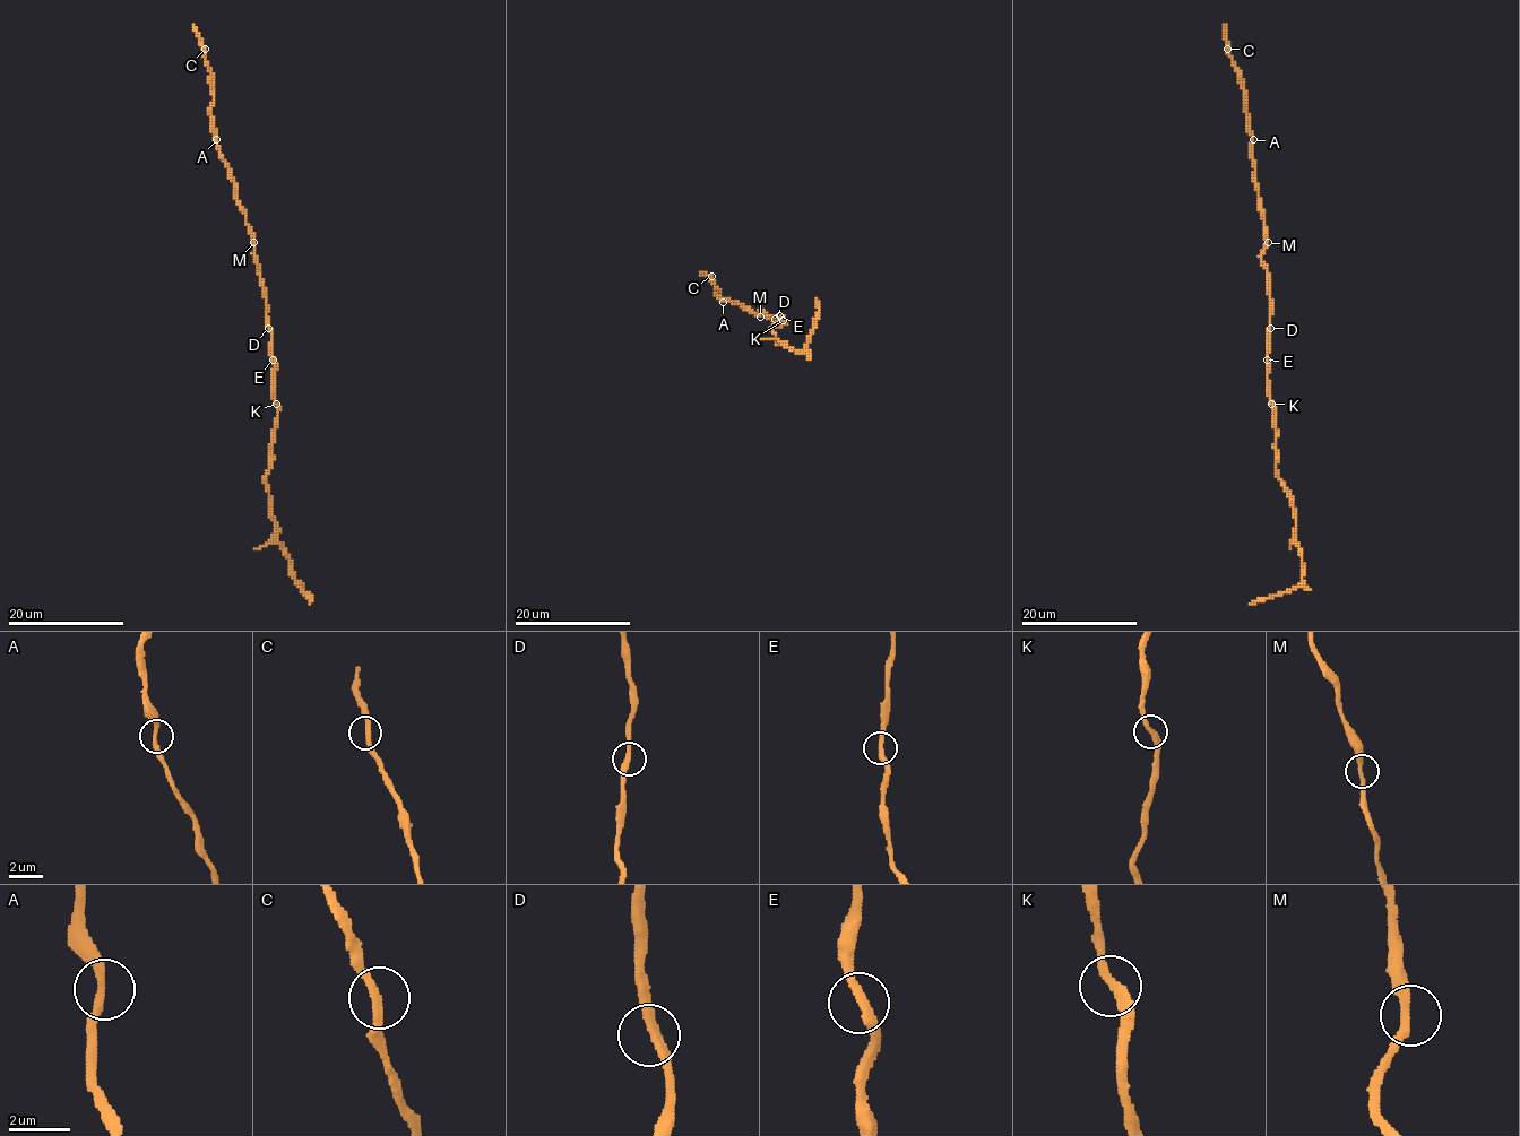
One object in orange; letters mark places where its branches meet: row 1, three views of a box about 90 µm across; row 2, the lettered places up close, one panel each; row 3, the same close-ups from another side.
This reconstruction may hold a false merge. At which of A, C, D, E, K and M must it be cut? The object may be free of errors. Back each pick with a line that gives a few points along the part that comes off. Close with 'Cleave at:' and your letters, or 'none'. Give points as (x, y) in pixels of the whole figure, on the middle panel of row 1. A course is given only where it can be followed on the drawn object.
Cleave at: none

